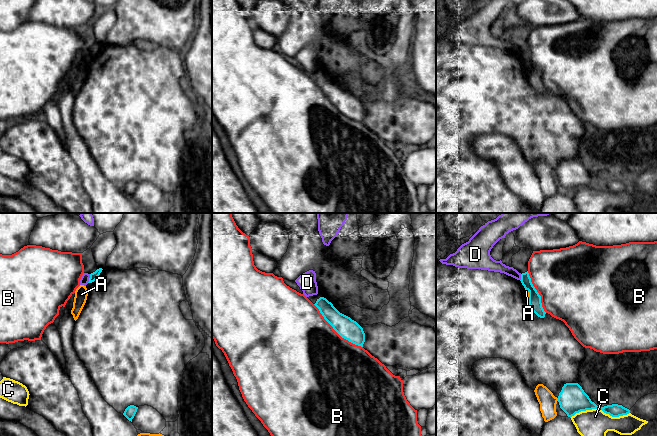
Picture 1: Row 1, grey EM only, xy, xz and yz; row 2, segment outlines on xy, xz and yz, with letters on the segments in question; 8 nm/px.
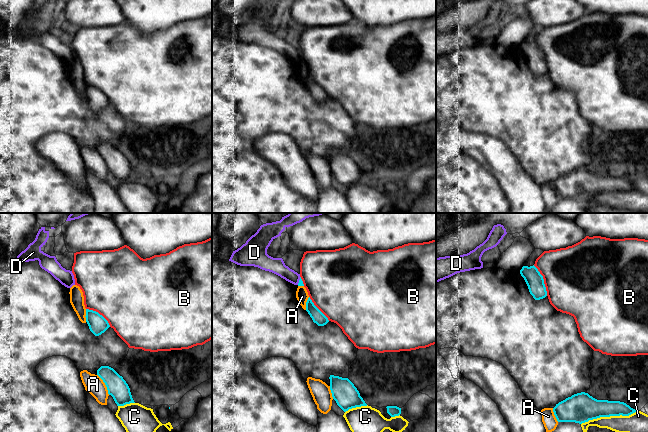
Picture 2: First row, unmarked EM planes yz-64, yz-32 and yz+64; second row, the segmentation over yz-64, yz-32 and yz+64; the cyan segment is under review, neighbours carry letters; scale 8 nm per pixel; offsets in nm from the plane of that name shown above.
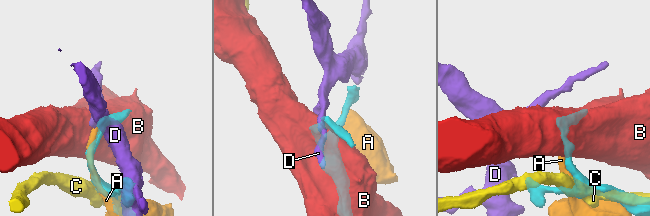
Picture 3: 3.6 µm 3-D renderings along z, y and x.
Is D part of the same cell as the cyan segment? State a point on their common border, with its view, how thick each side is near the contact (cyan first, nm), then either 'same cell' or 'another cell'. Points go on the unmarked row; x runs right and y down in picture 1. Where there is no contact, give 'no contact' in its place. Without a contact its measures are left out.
xy (89, 54) | 60/70 nm | another cell

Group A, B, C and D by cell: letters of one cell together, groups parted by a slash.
A / B / C / D

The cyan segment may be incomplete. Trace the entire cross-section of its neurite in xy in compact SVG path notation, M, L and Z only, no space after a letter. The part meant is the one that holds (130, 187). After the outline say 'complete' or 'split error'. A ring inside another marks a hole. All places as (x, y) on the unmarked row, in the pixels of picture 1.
M130 181L130 182L128 182L128 183L125 185L123 191L124 191L129 197L132 198L132 195L134 194L134 192L135 192L135 190L136 190L136 188L137 188L137 185L138 185L138 183L134 182L134 181Z | complete

